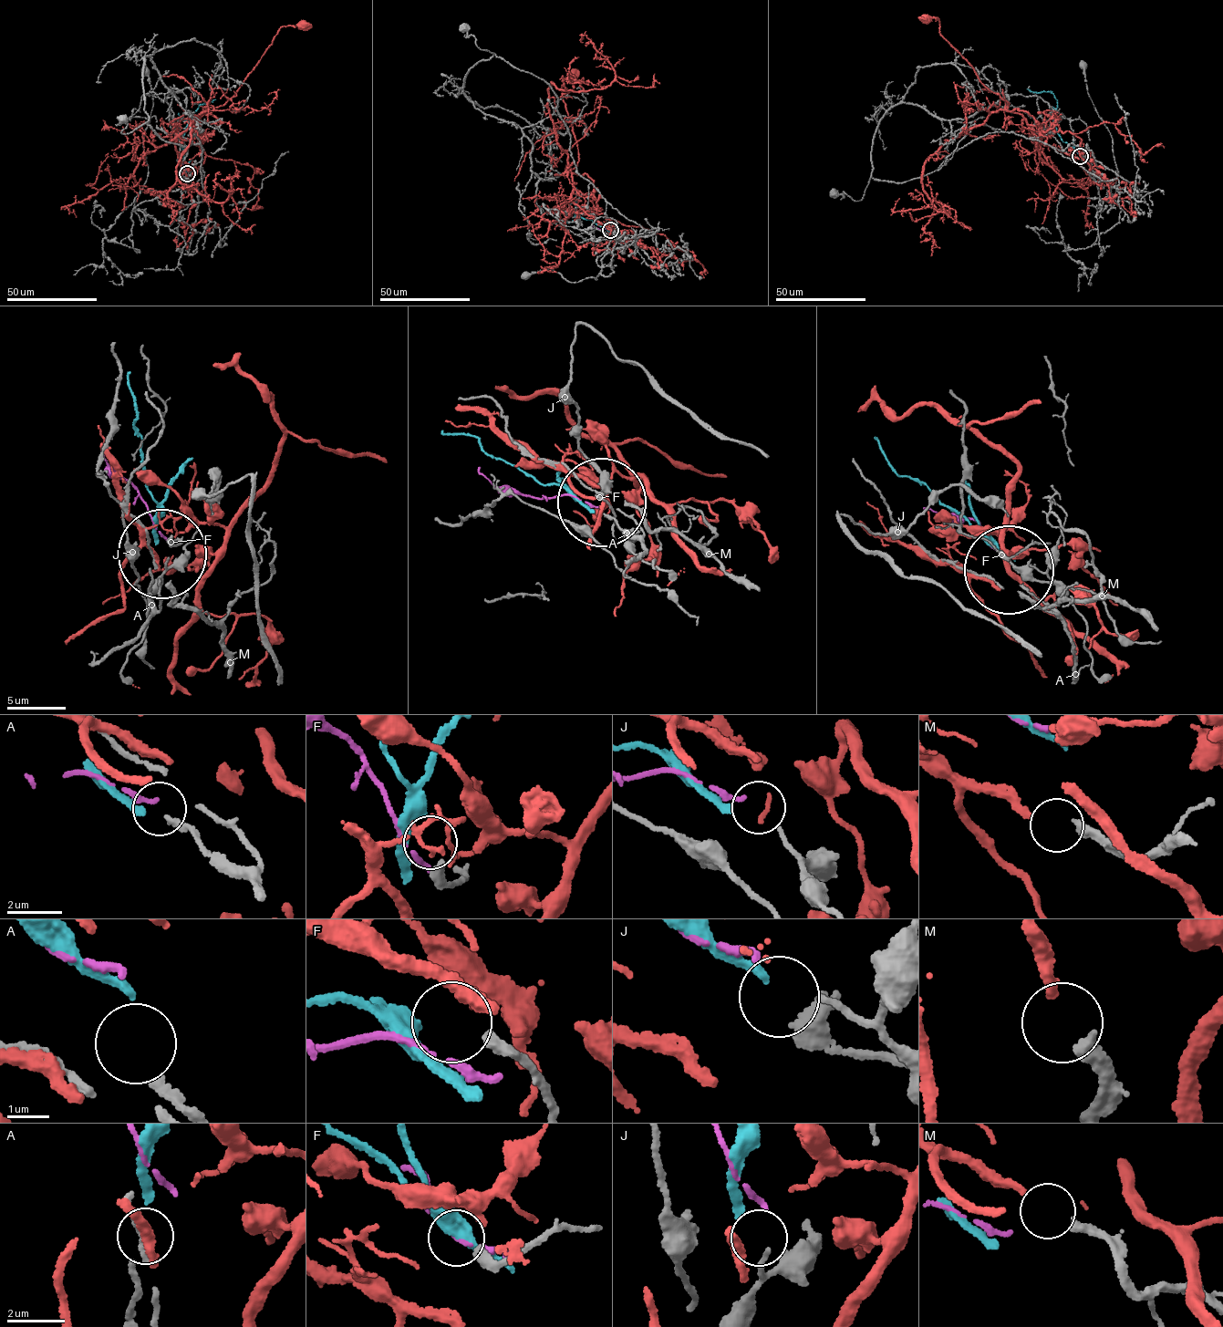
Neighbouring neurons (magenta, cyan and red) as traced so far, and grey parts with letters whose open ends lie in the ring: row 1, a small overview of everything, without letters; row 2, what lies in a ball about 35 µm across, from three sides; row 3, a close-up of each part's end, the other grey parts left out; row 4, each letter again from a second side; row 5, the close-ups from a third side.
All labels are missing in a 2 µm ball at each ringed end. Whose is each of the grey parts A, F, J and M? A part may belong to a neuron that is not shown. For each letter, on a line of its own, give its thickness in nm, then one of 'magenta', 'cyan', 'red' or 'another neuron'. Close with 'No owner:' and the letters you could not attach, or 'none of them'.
A: 140 nm thick; cyan
F: 340 nm thick; another neuron
J: 140 nm thick; magenta
M: 320 nm thick; red
No owner: F

